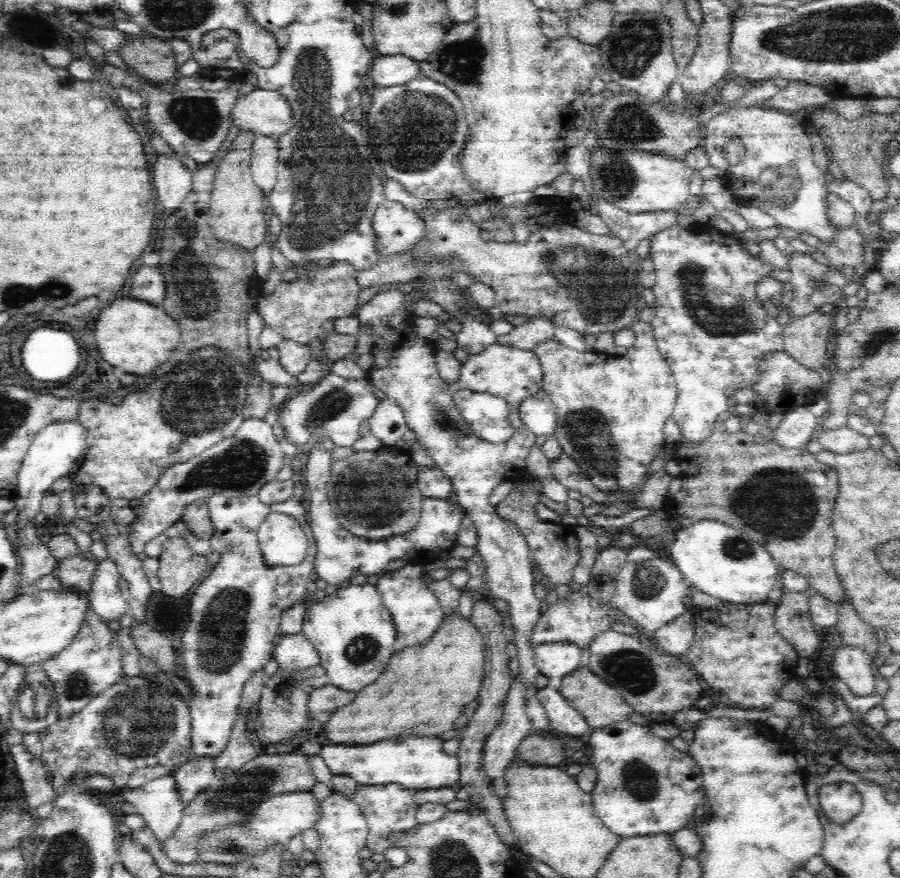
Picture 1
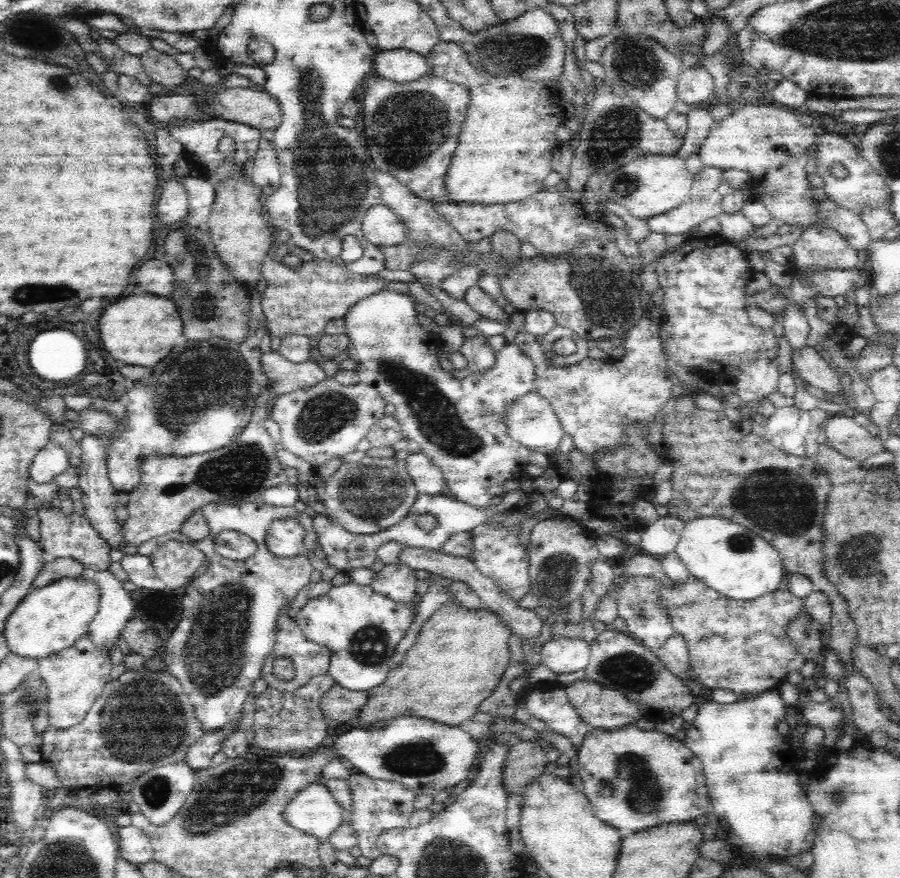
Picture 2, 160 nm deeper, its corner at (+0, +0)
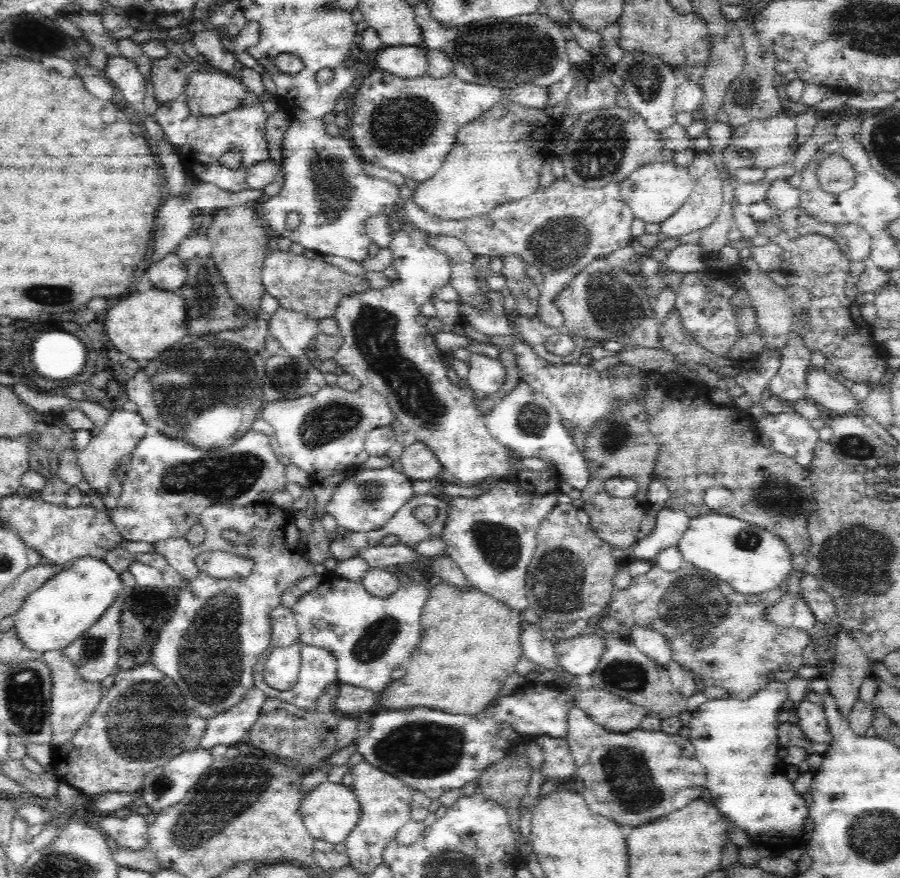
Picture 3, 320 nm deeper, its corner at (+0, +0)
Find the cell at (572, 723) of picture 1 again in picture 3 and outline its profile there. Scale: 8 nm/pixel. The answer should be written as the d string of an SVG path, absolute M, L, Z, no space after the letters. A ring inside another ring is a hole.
M524 686L520 692L516 689L510 695L492 701L488 708L476 715L422 707L390 709L390 712L373 715L370 732L357 740L356 750L368 764L385 769L410 788L423 792L432 800L441 800L445 792L459 790L464 784L474 783L486 768L513 756L514 746L524 738L533 739L542 735L564 738L568 708L567 697L563 696L560 690L550 690L546 686Z

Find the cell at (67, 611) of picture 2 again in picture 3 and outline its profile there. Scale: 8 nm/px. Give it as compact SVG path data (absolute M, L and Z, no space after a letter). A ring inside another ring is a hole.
M82 556L70 567L57 571L35 590L14 615L14 628L26 648L40 652L60 651L100 620L124 592L120 572L114 571L104 558Z

